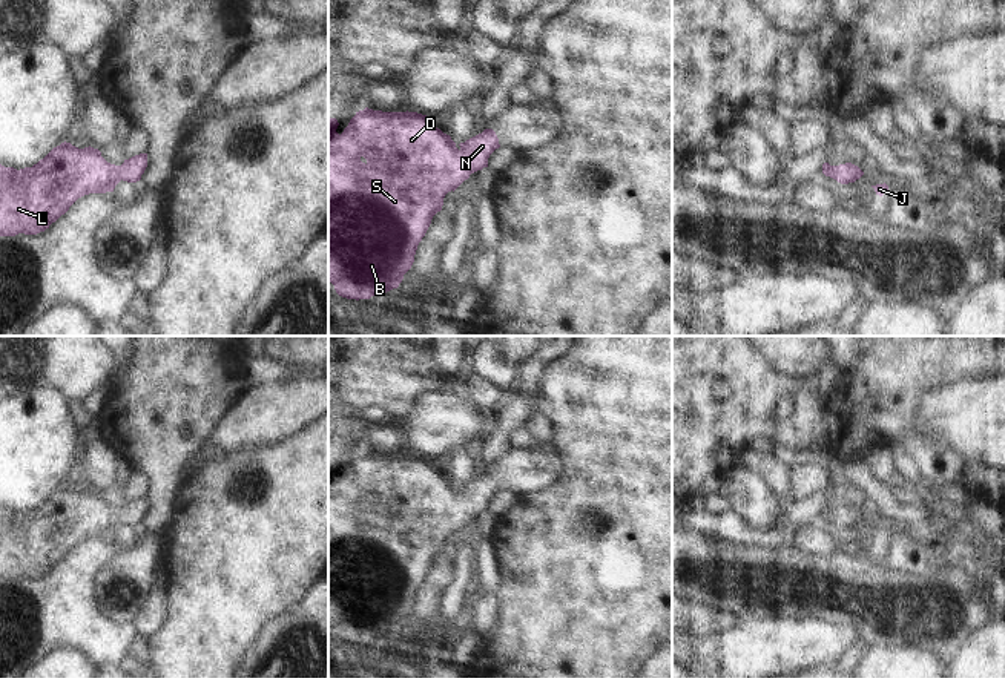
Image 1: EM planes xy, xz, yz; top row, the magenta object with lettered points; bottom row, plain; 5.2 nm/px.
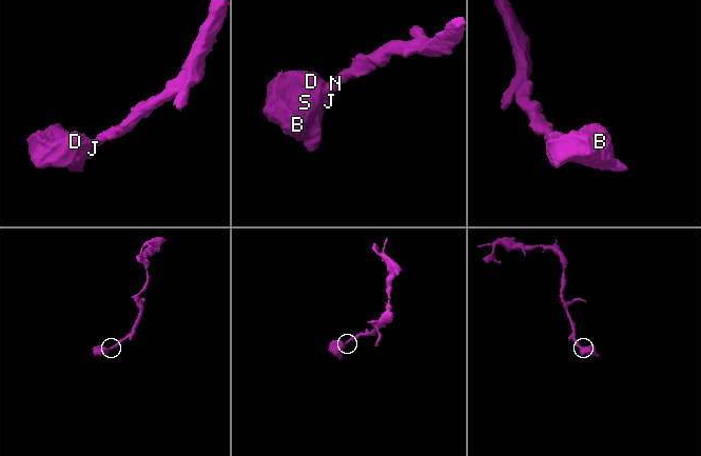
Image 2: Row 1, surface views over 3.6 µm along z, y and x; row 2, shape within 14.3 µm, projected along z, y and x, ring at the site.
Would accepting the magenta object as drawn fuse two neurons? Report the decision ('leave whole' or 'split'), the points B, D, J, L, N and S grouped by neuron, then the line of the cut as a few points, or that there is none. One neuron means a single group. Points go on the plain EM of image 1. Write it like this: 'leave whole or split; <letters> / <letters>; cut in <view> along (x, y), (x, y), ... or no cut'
leave whole; B D J L N S; no cut

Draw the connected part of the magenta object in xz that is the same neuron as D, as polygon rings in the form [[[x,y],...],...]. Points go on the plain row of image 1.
[[[365,451],[356,456],[339,479],[339,466],[328,460],[328,626],[339,640],[370,643],[397,632],[411,612],[419,586],[433,560],[442,554],[443,541],[471,517],[488,511],[489,499],[500,491],[493,472],[457,488],[437,472],[430,460],[417,456],[382,456]]]

